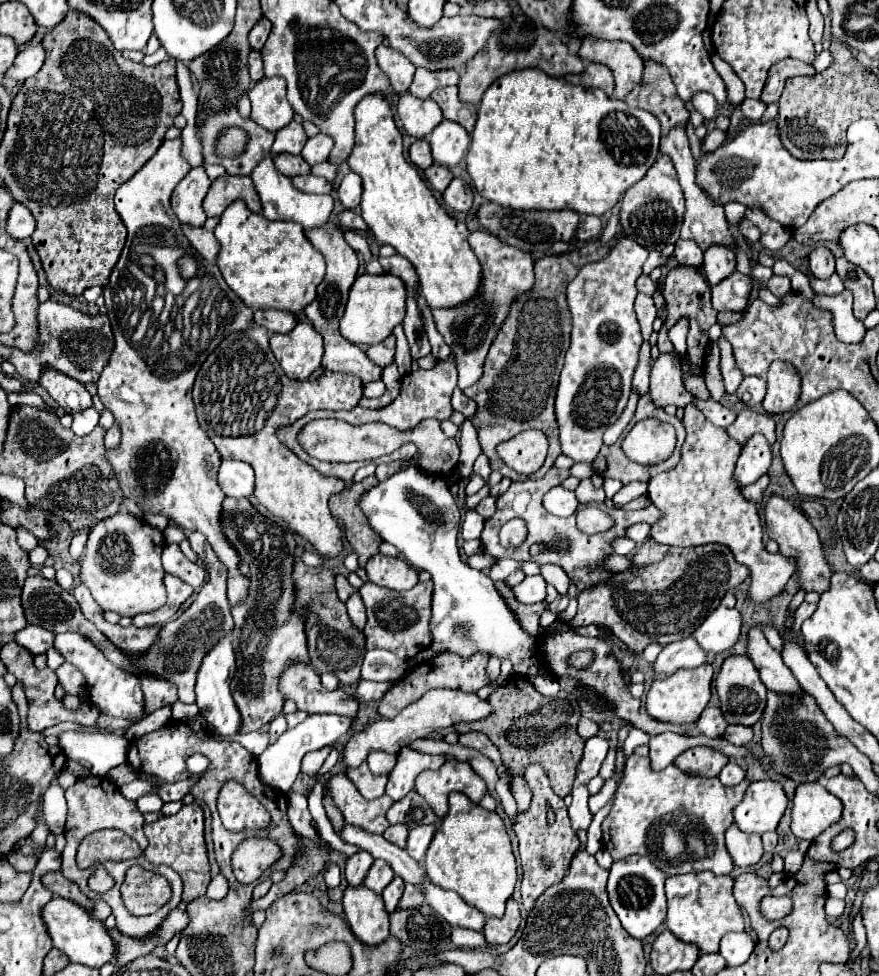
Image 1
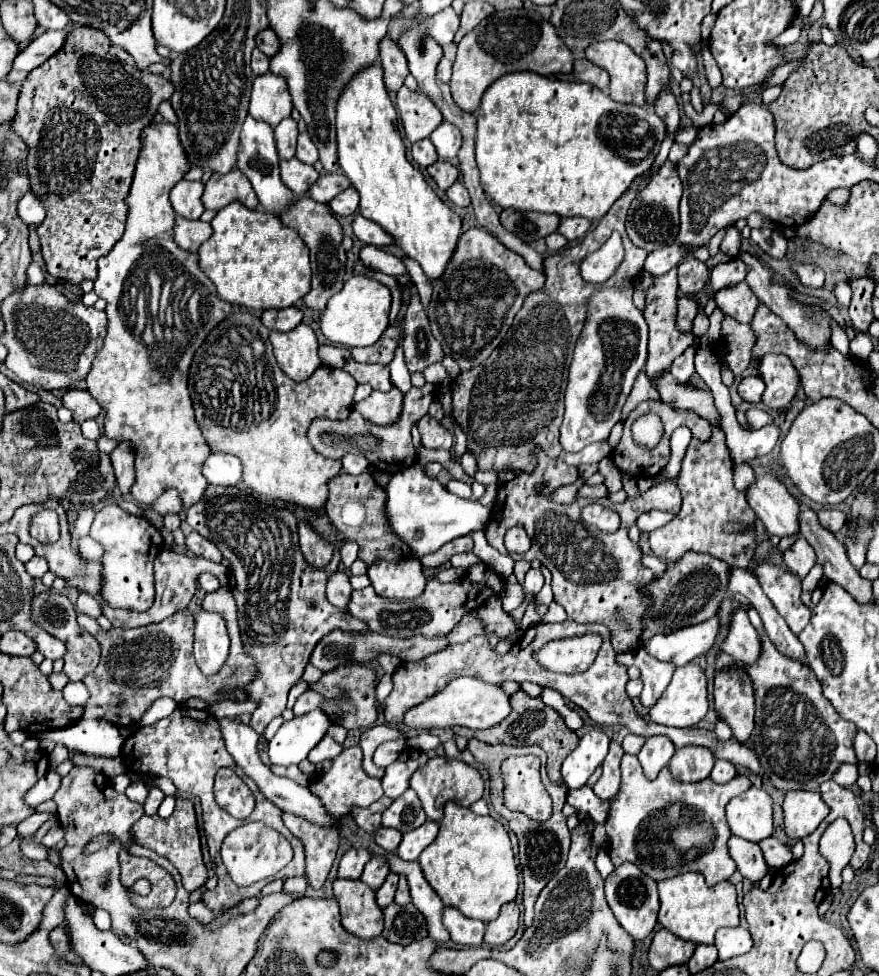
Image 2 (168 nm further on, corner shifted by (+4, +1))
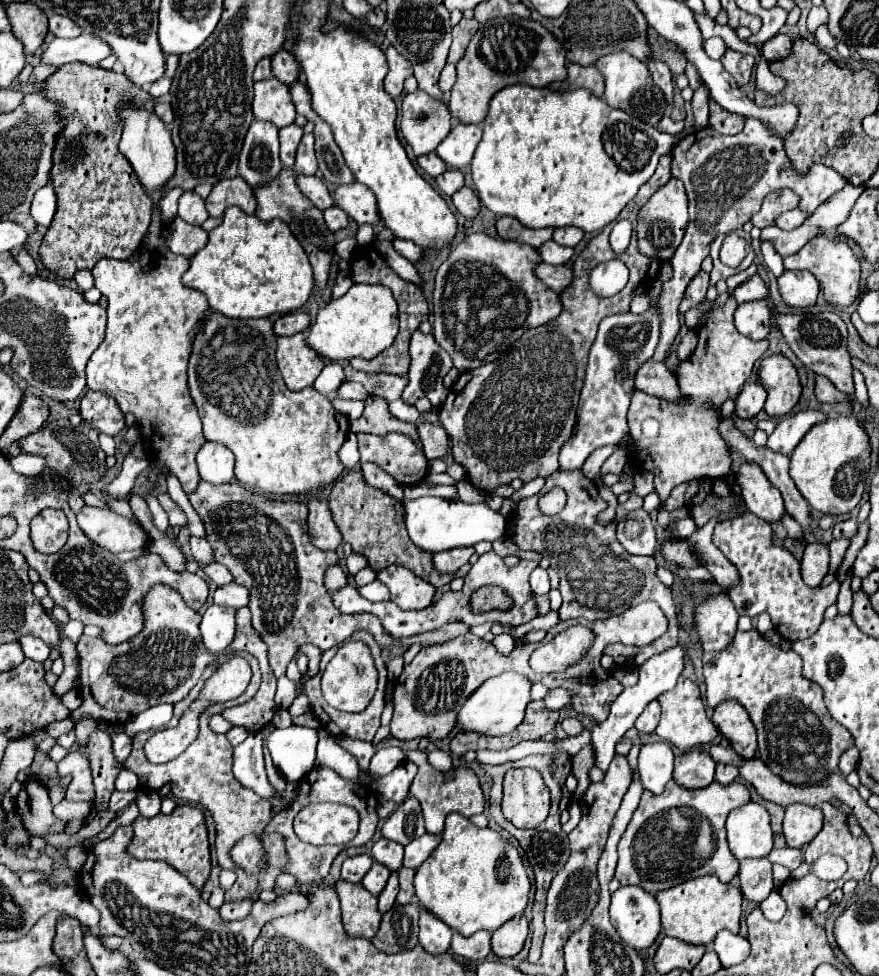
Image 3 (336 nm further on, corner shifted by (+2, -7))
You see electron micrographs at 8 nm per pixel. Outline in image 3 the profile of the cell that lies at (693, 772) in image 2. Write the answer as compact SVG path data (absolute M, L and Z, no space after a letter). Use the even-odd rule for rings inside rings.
M703 749L687 751L675 759L673 779L685 789L703 789L713 783L715 761Z

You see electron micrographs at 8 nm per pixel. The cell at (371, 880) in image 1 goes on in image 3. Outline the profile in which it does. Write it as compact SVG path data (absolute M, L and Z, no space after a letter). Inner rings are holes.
M373 863L373 867L367 871L367 875L363 877L361 885L371 891L373 895L379 895L383 891L383 887L387 885L387 879L389 879L391 871L387 867L383 867L381 863Z

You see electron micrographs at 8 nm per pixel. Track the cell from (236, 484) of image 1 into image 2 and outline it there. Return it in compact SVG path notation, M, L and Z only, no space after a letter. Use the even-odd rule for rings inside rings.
M211 453L203 465L203 475L211 485L235 487L243 481L243 465L235 455Z

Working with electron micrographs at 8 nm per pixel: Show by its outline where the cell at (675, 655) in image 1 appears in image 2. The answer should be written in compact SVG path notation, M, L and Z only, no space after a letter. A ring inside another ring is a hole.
M645 649L619 653L617 661L623 665L635 665L641 671L641 679L645 683L645 687L641 691L641 703L645 707L651 707L657 701L657 697L665 691L665 687L671 681L671 675L677 669L677 665L673 665L669 661L659 661L659 659L651 657Z

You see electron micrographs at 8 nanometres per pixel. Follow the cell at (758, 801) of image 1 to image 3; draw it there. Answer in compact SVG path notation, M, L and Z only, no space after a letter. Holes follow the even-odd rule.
M749 801L727 817L727 843L737 859L761 859L773 849L769 813L761 803Z

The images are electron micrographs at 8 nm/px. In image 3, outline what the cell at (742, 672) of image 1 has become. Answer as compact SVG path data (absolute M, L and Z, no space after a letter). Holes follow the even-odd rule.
M735 701L721 703L713 711L713 723L719 729L723 737L729 739L731 747L743 757L743 759L753 759L757 751L757 733L755 725L751 723L747 711L739 707Z

